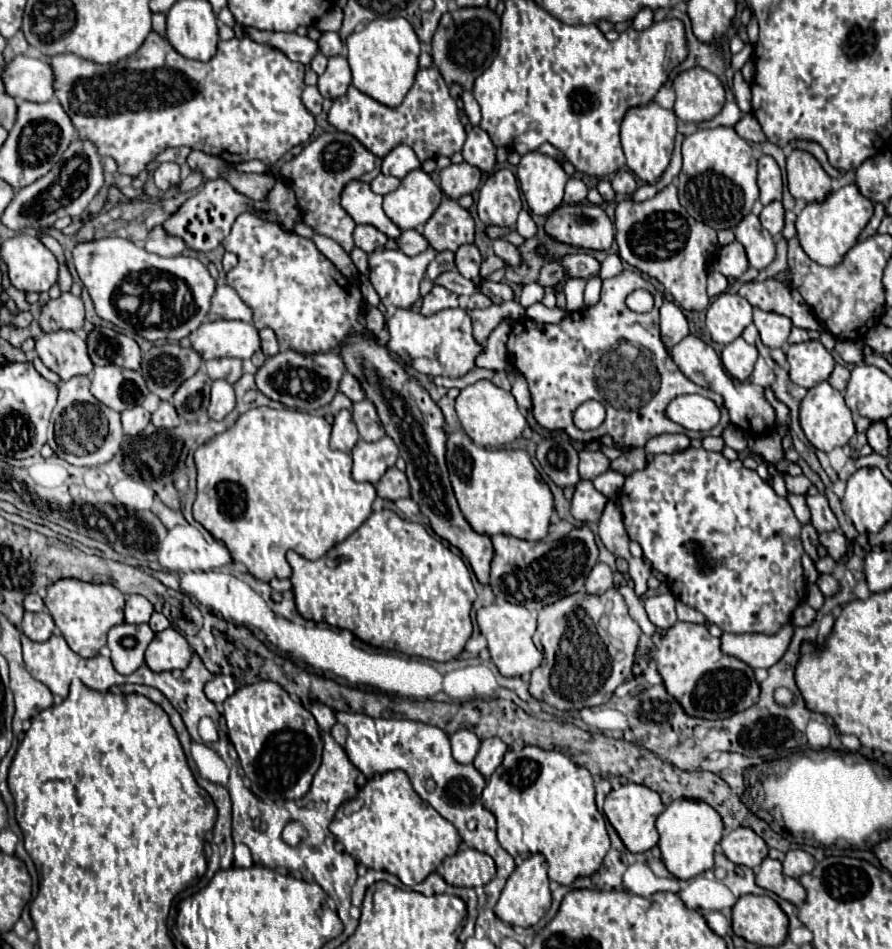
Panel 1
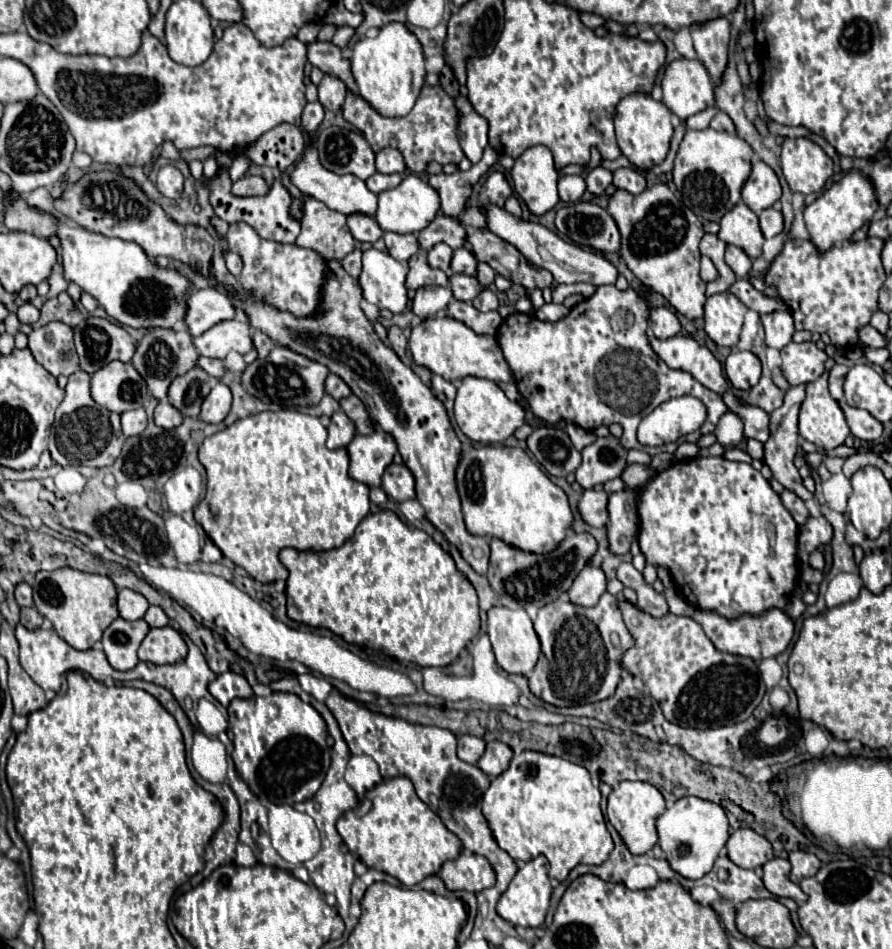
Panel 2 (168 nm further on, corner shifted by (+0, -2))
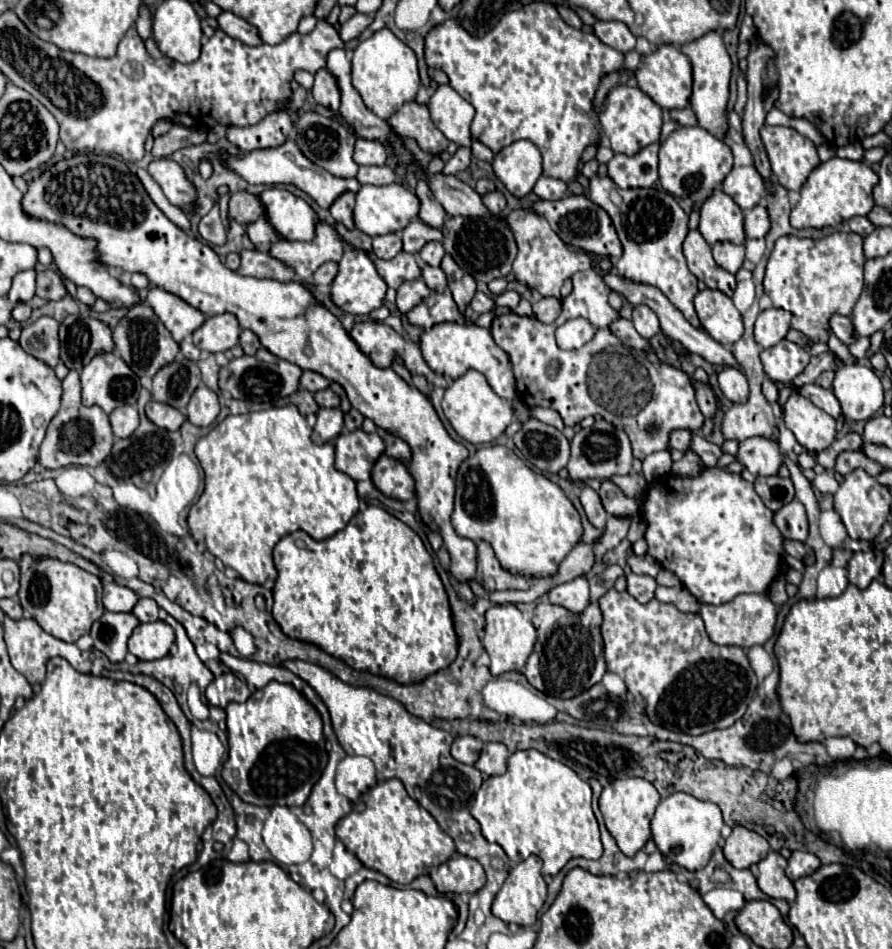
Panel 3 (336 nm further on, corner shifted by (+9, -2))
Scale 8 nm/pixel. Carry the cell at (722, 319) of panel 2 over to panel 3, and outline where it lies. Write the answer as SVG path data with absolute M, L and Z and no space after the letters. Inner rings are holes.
M706 288L698 292L694 304L702 328L724 348L730 348L744 334L740 312L736 310L734 302L720 290Z

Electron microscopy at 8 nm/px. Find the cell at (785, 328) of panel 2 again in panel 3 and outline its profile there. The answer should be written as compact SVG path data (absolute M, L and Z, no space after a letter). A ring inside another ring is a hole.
M770 308L760 312L754 324L754 338L762 348L770 348L780 340L784 340L788 328L790 328L790 314L778 308Z

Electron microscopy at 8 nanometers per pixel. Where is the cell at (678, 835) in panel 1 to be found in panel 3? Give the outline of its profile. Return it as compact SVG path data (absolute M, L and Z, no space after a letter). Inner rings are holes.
M676 792L660 800L656 814L652 816L652 822L650 822L652 840L656 842L662 856L672 858L674 864L690 872L702 870L708 864L712 850L720 840L722 826L724 826L722 812L714 802L704 802L684 792Z

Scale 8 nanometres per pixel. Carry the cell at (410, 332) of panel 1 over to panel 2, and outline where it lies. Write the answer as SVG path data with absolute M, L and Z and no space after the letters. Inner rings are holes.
M449 316L425 320L417 328L411 330L409 336L409 350L413 354L413 360L419 366L427 366L433 374L443 376L449 382L463 380L465 376L479 376L493 382L511 382L513 372L509 364L505 364L501 346L497 344L495 336L475 334L471 328L467 328L463 322L453 320Z

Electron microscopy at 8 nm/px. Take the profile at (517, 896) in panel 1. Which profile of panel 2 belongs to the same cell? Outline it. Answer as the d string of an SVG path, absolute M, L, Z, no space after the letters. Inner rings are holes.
M537 856L533 860L529 860L525 866L521 866L515 874L515 878L511 880L509 888L501 894L499 902L497 902L497 912L511 924L515 926L523 926L523 928L537 928L543 924L545 914L549 910L549 898L551 898L551 884L549 884L549 862L545 856Z

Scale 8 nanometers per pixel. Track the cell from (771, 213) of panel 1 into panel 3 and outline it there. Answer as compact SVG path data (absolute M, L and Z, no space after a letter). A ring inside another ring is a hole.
M756 206L748 210L744 216L744 230L748 238L764 238L770 230L770 218L768 218L766 208Z

